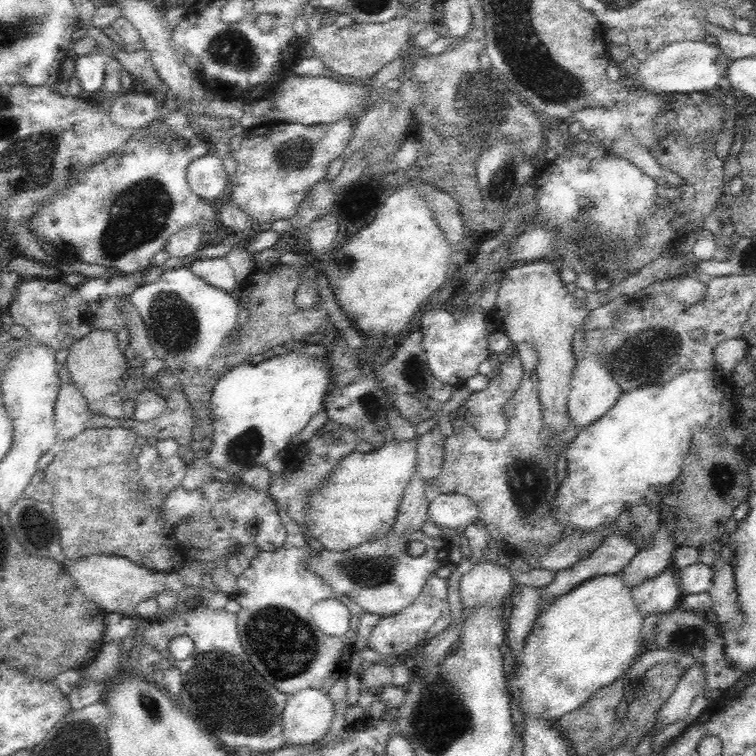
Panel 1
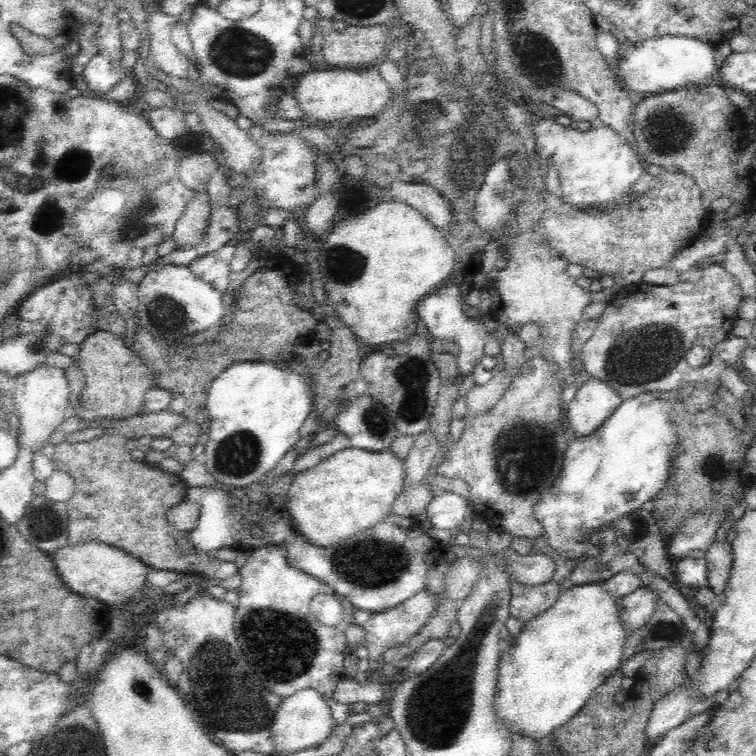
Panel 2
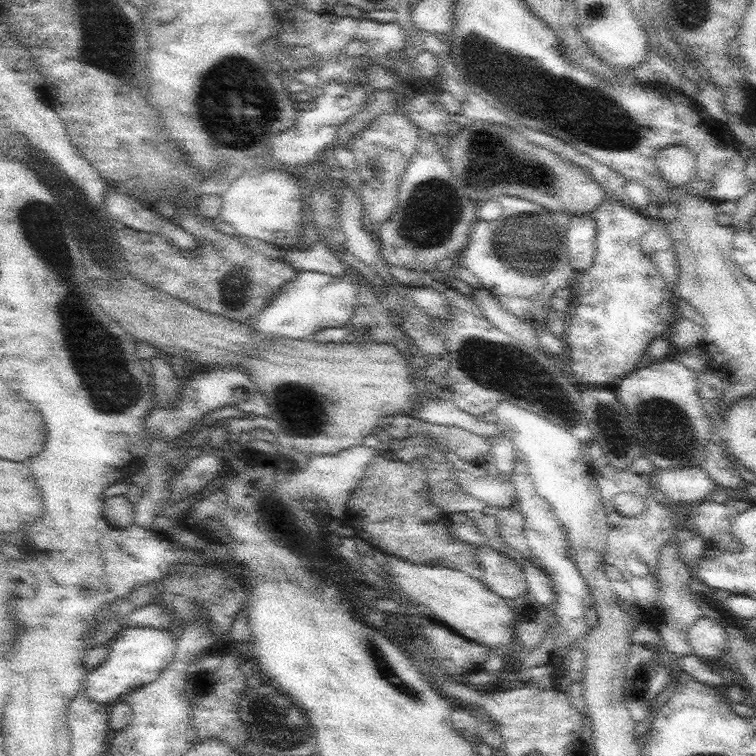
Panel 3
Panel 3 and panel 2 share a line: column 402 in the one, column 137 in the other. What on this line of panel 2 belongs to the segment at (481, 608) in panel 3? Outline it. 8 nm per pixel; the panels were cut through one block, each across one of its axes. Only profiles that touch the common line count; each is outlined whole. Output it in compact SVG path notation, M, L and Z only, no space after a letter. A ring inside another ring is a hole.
M101 540L64 544L50 555L58 574L71 592L86 599L105 602L111 608L129 602L142 591L148 590L146 580L148 567L129 552Z

